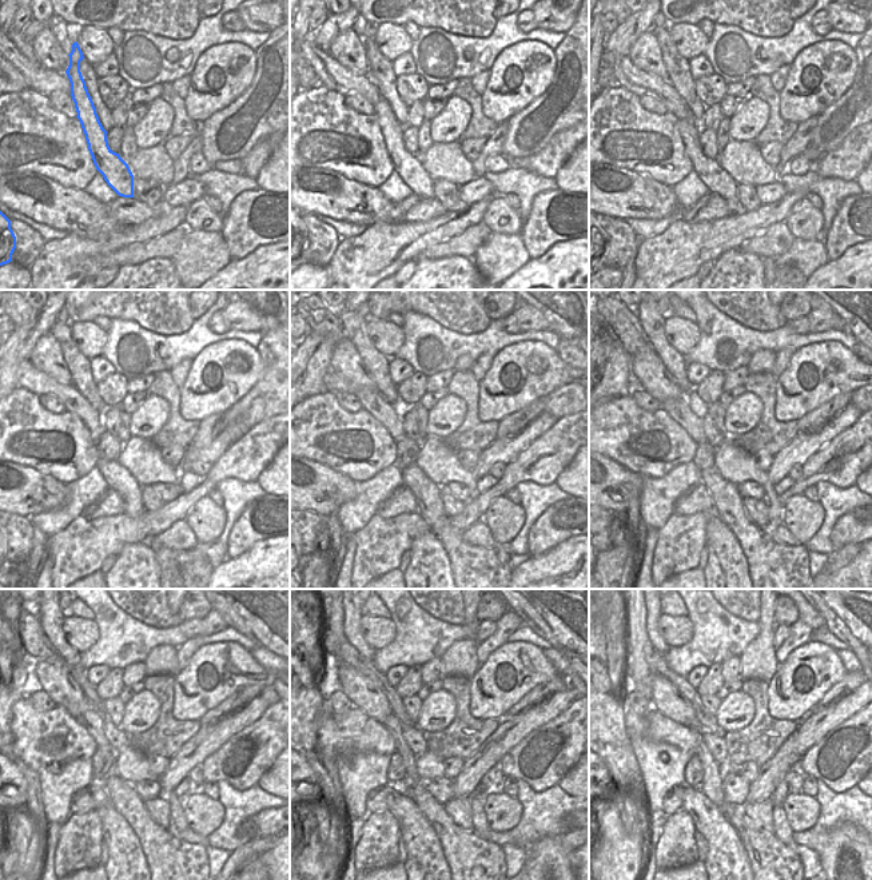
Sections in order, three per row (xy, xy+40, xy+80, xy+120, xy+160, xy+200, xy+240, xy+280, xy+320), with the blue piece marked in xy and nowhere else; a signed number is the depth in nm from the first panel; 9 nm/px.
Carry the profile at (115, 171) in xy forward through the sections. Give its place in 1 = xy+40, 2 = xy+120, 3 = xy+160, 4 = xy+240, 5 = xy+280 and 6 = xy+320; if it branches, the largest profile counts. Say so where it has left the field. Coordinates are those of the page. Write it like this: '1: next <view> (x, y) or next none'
1: next xy+40 (409, 167)
2: next xy+120 (120, 480)
3: next xy+160 (468, 561)
4: next xy+240 (171, 860)
5: next xy+280 (473, 860)
6: next xy+320 (771, 860)

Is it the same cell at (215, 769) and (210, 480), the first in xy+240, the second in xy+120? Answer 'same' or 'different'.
same

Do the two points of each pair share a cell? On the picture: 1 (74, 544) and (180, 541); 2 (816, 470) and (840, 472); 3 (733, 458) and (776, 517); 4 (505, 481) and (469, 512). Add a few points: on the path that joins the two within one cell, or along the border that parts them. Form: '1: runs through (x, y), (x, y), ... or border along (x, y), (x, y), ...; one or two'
1: border along (180, 521), (176, 521), (154, 538); two
2: runs through (821, 470), (835, 472); one
3: runs through (749, 470), (769, 488), (773, 501); one
4: runs through (496, 490), (478, 505); one

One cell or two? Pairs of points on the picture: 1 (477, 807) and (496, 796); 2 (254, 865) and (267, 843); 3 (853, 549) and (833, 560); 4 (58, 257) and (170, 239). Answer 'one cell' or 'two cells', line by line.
1: two cells
2: two cells
3: one cell
4: two cells

